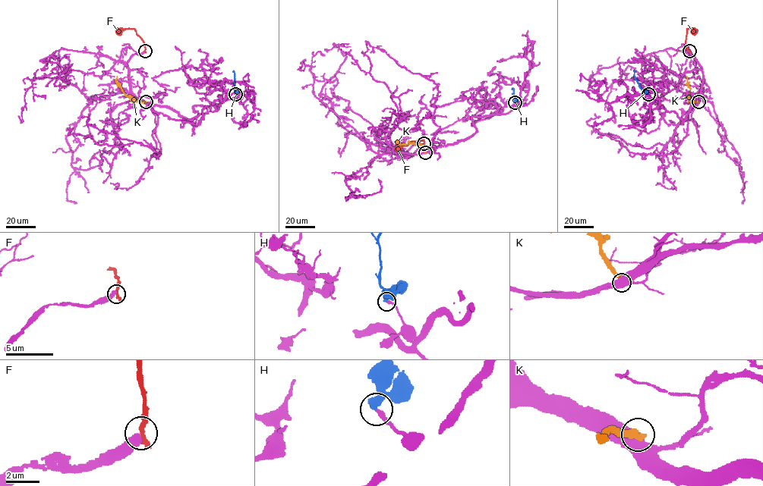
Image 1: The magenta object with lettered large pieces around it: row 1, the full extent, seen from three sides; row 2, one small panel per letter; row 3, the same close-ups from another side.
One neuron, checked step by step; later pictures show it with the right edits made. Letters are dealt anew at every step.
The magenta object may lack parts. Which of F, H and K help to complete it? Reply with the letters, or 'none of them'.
H

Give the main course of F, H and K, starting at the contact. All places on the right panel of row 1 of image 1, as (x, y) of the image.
F: (689, 51), (685, 43), (686, 29), (695, 29), (695, 32)
H: (647, 93), (642, 91), (634, 77), (635, 70)
K: (698, 102), (689, 101), (690, 89), (686, 76)

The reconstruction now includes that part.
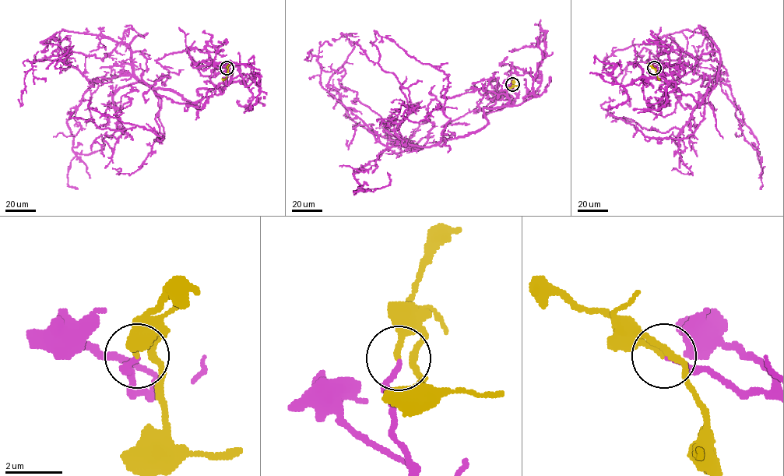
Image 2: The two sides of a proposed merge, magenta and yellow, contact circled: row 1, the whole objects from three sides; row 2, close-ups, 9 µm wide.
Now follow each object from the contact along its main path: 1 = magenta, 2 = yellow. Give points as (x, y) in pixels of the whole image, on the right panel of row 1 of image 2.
1: (654, 68), (700, 105), (717, 82), (719, 51), (706, 34), (682, 30), (615, 50), (605, 60), (611, 72)
2: (654, 68), (659, 78)

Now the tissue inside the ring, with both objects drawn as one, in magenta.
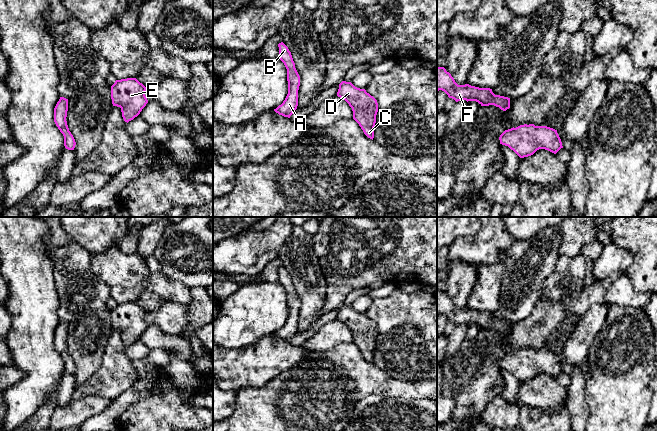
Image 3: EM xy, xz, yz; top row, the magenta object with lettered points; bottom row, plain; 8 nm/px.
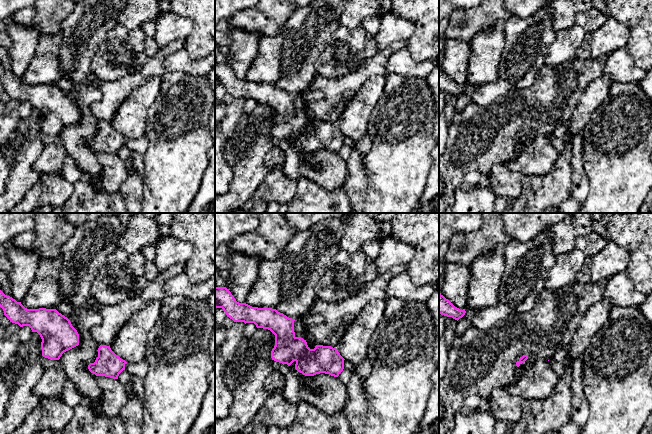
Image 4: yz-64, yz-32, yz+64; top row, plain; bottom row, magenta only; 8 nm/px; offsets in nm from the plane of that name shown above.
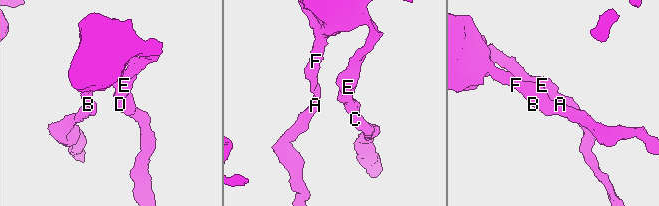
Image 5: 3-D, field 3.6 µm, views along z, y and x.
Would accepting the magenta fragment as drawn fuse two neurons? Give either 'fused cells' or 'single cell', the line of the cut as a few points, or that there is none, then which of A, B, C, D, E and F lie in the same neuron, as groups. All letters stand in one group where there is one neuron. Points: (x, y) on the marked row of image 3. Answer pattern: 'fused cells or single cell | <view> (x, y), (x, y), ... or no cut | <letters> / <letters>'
single cell | no cut | A B C D E F

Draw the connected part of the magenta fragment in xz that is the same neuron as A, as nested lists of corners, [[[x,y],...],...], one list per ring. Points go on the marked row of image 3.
[[[283,43],[278,44],[279,58],[284,63],[287,69],[288,94],[281,105],[274,111],[279,115],[290,118],[298,106],[298,90],[300,86],[300,76],[295,68],[291,52]]]

